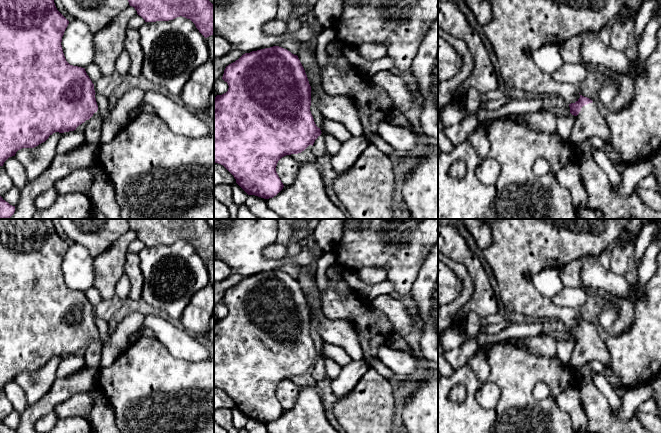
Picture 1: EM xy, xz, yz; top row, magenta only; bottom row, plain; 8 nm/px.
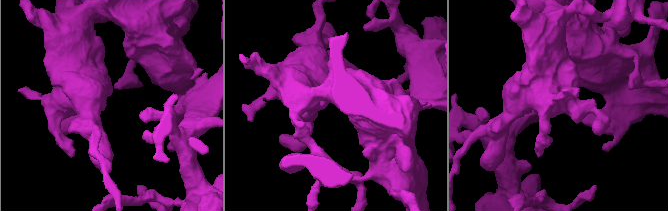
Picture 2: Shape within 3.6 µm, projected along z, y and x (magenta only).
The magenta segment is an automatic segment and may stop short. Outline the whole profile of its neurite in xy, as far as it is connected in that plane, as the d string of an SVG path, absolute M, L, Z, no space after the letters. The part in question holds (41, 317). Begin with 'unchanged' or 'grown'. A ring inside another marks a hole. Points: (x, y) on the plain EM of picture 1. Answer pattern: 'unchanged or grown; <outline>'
grown; M0 219L0 390L22 372L34 372L45 366L55 356L64 357L74 355L88 345L84 359L90 368L100 368L102 341L97 336L98 329L95 322L94 308L87 299L85 292L70 289L62 273L62 261L69 245L57 234L52 219Z

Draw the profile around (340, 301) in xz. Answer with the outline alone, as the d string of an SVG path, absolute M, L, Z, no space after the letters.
M335 262L332 267L342 278L338 282L328 280L322 296L323 315L330 320L346 320L353 326L363 351L363 360L371 366L374 360L379 360L379 348L389 345L394 334L392 323L373 307L371 300L363 298L343 279L346 270L342 266Z

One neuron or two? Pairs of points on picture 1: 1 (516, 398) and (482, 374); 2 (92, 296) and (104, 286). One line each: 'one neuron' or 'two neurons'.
1: two neurons
2: two neurons

